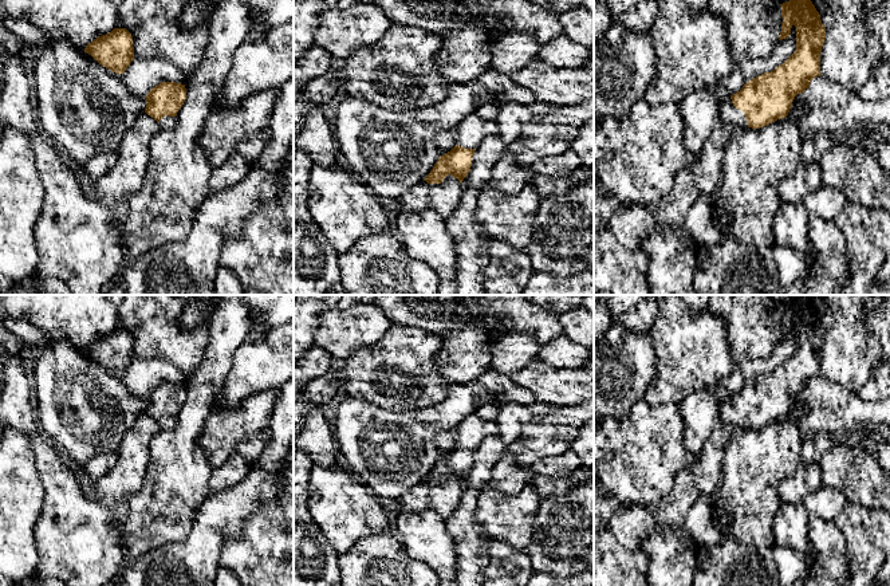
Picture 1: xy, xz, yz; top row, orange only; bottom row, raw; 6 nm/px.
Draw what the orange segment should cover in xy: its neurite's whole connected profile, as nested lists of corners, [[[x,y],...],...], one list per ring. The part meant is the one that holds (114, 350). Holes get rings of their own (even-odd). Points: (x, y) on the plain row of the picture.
[[[114,329],[88,343],[84,353],[115,374],[123,374],[134,359],[133,337],[126,329]]]

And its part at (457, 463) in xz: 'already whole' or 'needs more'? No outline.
needs more

